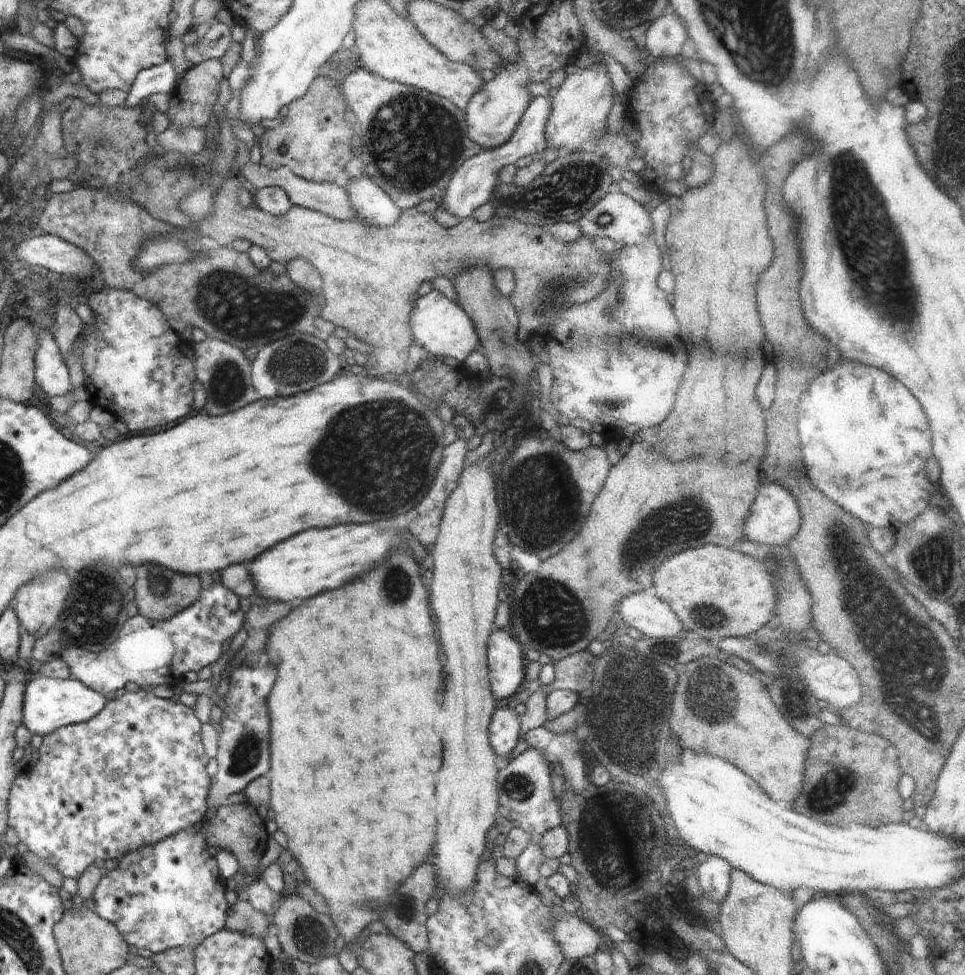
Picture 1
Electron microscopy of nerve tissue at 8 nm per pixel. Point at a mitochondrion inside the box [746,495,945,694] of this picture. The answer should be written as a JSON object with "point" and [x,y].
{"point":[778,654]}

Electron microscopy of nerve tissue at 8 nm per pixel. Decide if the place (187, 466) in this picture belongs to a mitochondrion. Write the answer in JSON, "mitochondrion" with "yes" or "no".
{"mitochondrion":"no"}

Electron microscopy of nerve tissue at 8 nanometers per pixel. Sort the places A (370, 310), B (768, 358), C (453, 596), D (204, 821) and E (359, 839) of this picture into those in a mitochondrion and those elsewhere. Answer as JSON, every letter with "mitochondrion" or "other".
{"A":"other","B":"other","C":"other","D":"other","E":"other"}

